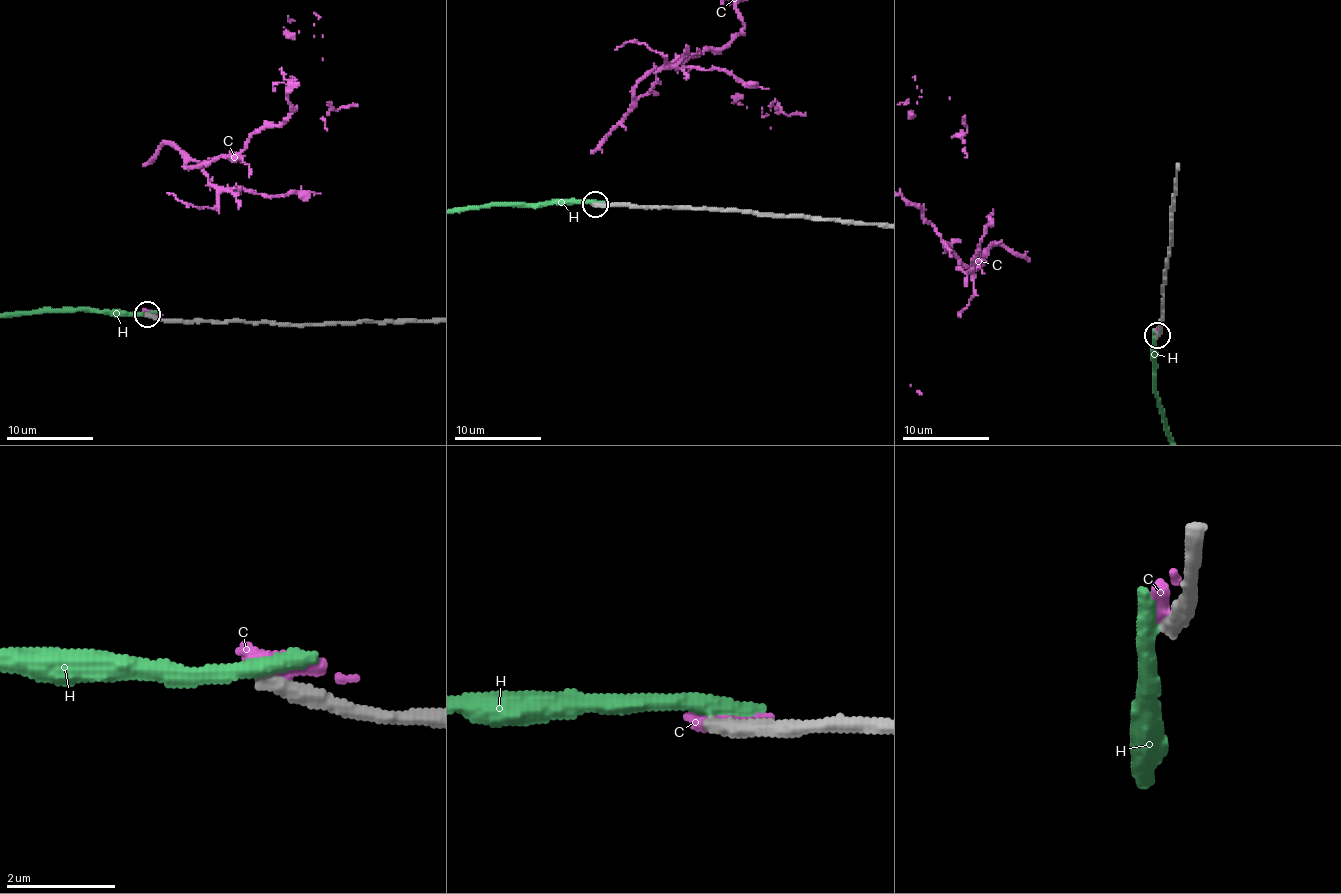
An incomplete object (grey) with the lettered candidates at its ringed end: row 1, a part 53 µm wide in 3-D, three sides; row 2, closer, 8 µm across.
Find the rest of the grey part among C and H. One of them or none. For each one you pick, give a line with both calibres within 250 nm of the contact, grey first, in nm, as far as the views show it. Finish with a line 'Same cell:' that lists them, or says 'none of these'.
Same cell: none of these

